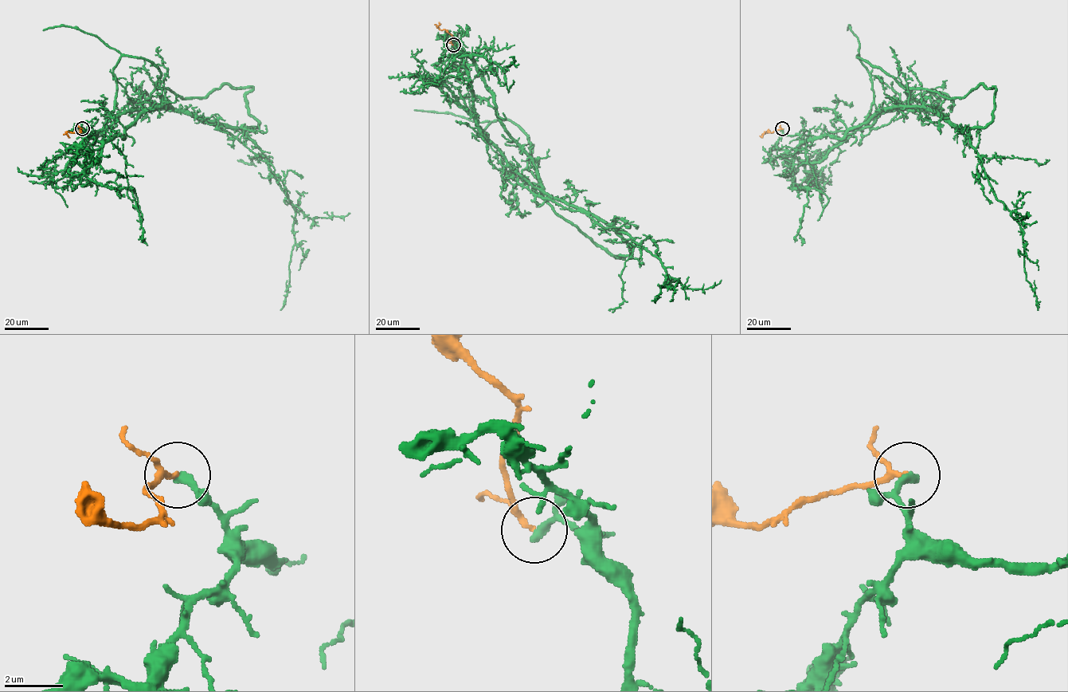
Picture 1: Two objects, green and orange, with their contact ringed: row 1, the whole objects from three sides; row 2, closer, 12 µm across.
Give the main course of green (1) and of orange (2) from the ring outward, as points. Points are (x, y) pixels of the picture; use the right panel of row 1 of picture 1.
1: (783, 128), (802, 141), (842, 138), (897, 107), (926, 108), (962, 127), (993, 194), (1019, 226), (1037, 310)
2: (783, 128), (760, 135)

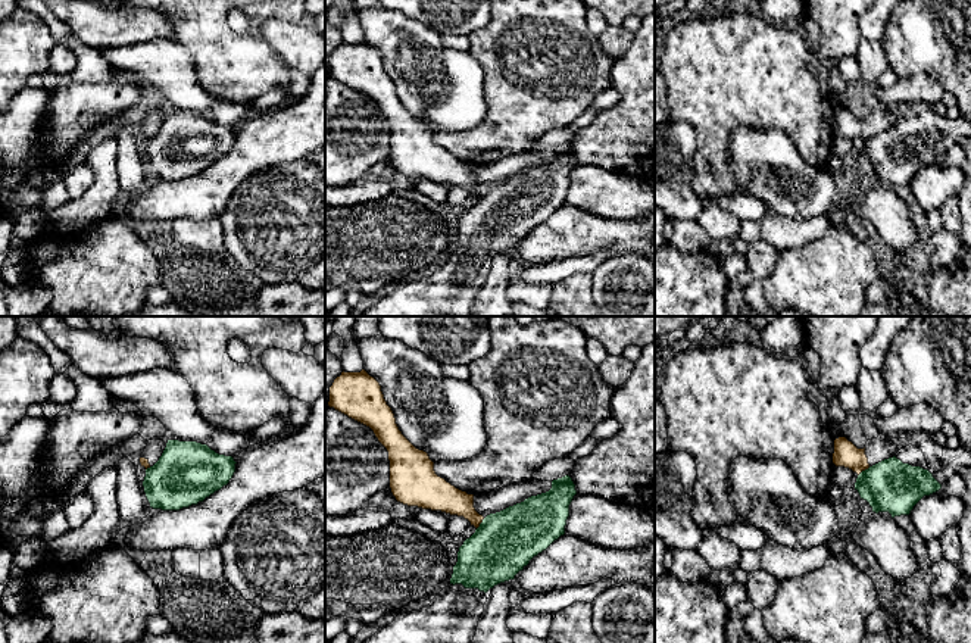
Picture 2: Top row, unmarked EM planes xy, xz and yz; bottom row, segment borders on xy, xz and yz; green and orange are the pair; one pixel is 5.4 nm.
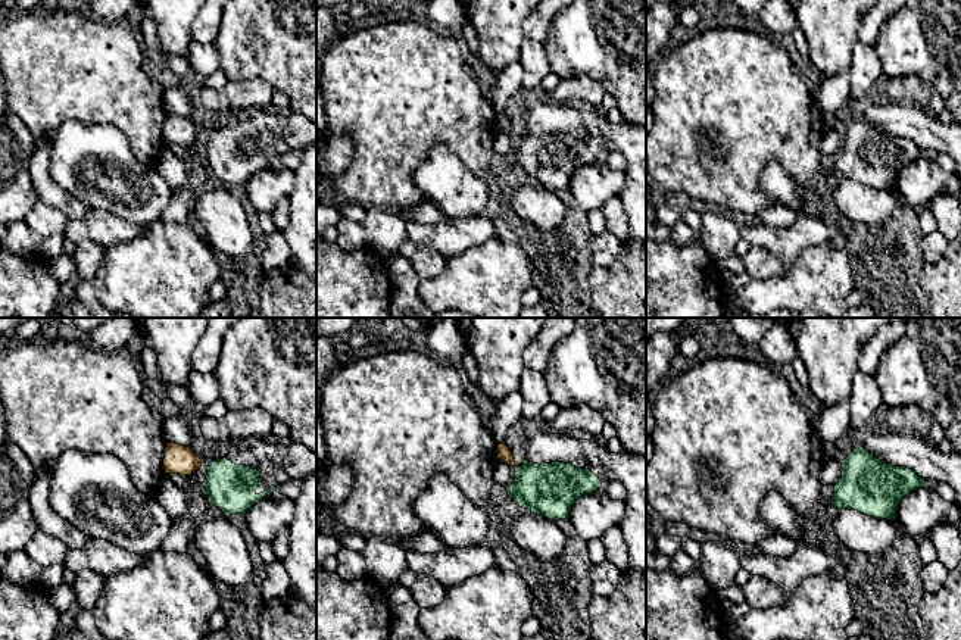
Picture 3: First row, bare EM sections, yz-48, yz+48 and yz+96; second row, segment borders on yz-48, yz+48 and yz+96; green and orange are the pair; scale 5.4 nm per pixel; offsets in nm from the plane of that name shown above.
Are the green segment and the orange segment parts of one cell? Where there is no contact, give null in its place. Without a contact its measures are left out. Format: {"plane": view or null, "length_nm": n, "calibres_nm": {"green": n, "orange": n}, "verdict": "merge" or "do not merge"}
{"plane": "yz", "length_nm": 90, "calibres_nm": {"green": 280, "orange": 140}, "verdict": "do not merge"}

